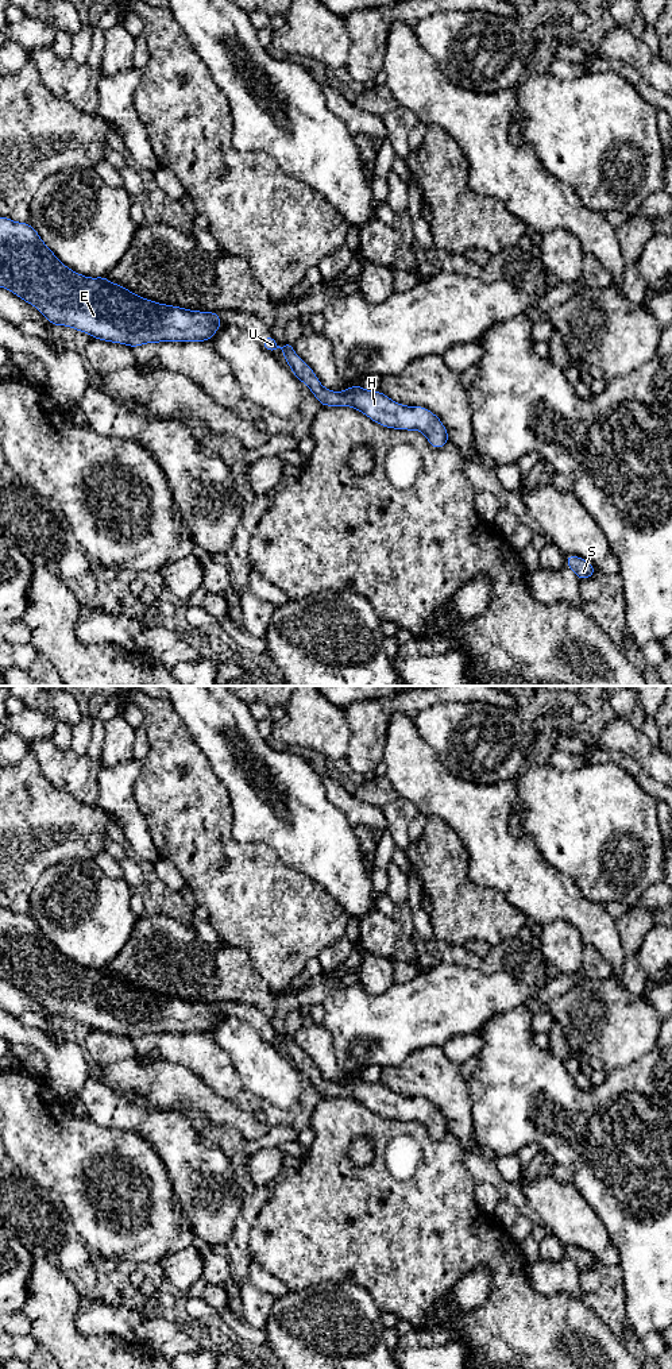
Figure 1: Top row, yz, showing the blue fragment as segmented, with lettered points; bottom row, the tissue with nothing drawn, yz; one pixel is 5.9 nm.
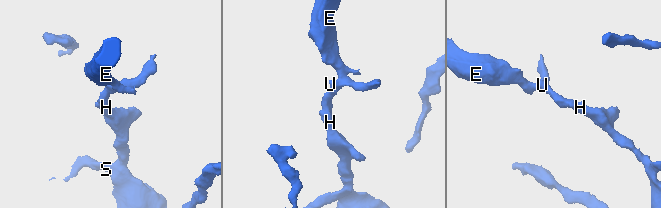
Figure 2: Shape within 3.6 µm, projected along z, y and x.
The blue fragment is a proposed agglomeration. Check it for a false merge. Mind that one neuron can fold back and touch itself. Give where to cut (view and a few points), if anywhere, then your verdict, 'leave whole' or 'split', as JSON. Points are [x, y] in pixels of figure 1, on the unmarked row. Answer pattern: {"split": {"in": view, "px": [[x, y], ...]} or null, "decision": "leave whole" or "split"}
{"split": null, "decision": "leave whole"}

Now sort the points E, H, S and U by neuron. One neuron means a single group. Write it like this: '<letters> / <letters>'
E H S U

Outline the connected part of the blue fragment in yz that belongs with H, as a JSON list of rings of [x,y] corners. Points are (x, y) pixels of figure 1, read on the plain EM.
[[[273,1026],[263,1029],[260,1037],[271,1045],[281,1040],[291,1064],[310,1080],[323,1098],[352,1098],[382,1118],[420,1122],[435,1141],[443,1139],[451,1131],[443,1112],[425,1098],[402,1096],[381,1081],[368,1083],[360,1076],[352,1076],[345,1083],[332,1083],[320,1075],[312,1058],[291,1037],[279,1038]]]

